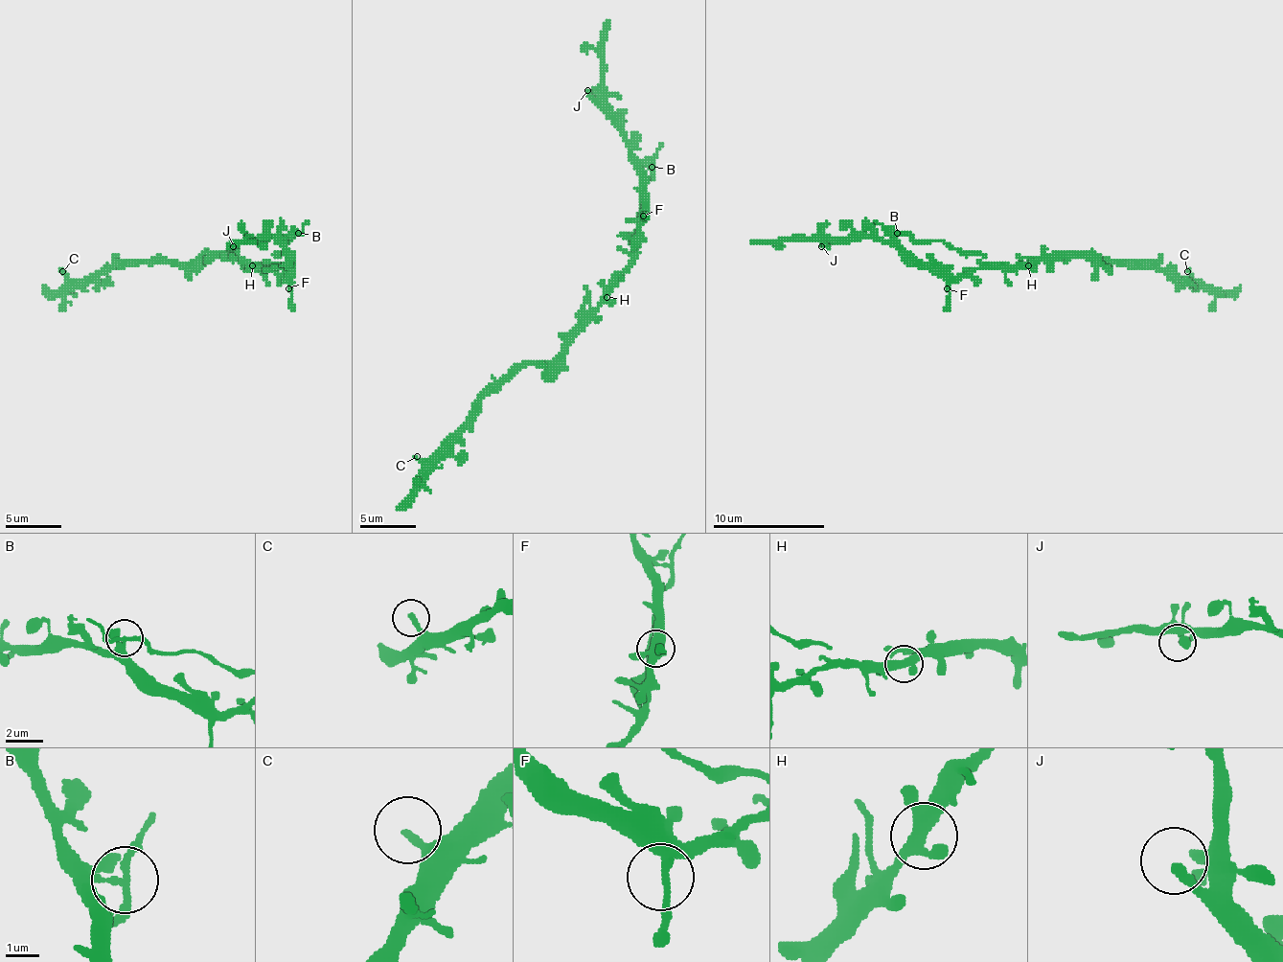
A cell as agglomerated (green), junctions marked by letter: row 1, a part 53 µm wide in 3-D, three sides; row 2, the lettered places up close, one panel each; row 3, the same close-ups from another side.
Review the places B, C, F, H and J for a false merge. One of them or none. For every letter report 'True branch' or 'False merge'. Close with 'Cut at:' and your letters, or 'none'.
B: False merge
C: True branch
F: True branch
H: True branch
J: True branch
Cut at: B

